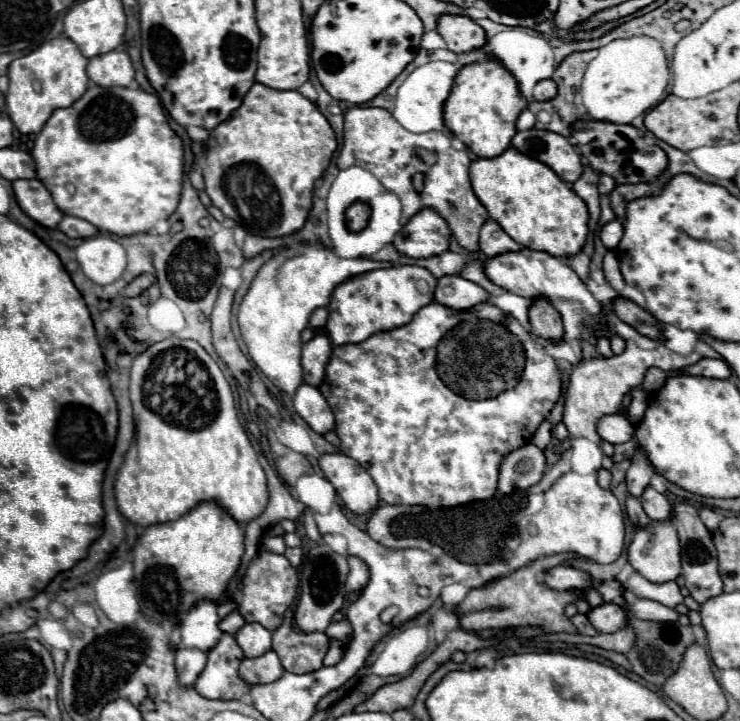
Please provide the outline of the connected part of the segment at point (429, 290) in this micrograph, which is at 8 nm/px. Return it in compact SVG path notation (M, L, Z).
M395 265L389 269L369 271L341 283L329 303L329 321L325 325L327 335L333 345L361 343L367 337L391 331L393 327L403 327L413 319L413 315L433 301L437 279L423 267L417 265Z

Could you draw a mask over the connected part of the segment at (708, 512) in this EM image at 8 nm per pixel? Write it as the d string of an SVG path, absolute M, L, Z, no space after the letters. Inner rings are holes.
M699 507L699 517L703 521L703 525L709 529L709 531L715 531L719 521L723 519L715 509L709 509L709 507Z

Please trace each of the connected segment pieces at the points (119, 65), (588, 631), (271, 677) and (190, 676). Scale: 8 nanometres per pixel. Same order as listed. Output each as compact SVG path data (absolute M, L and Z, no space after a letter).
M115 49L89 59L87 75L95 85L101 87L129 87L135 77L135 69L131 65L129 53L125 49Z
M577 613L571 621L573 621L573 625L577 627L577 631L579 631L579 633L583 633L583 635L595 635L595 633L597 633L597 631L595 631L595 627L589 623L587 615Z
M269 649L265 655L259 657L245 657L241 661L239 669L241 679L245 679L249 685L259 685L259 683L271 683L277 681L283 675L281 661L273 649Z
M177 649L175 665L177 665L179 683L181 685L193 685L197 675L205 667L205 659L207 659L207 655L203 651L197 651L197 649Z

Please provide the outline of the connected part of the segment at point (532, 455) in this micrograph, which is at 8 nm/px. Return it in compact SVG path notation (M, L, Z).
M525 443L523 447L511 451L503 457L499 465L499 491L511 493L513 489L527 489L537 485L545 473L545 455L533 445Z

